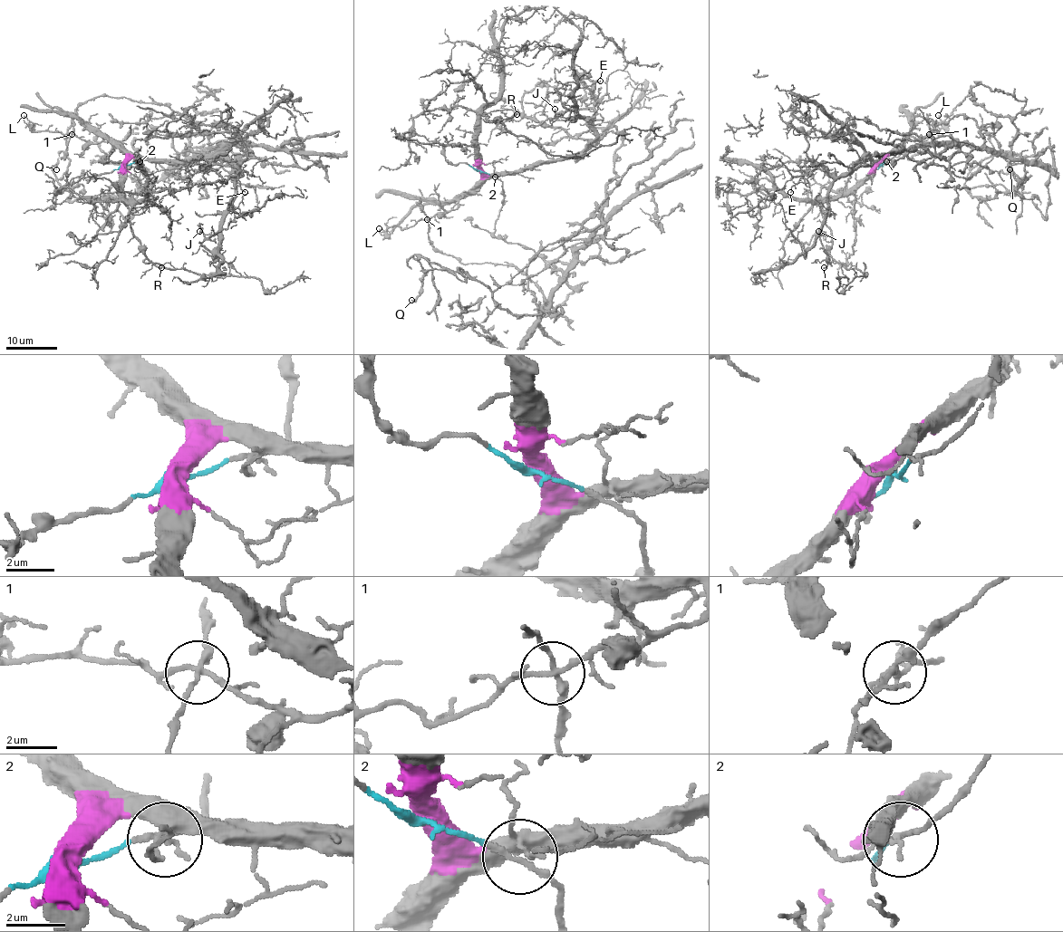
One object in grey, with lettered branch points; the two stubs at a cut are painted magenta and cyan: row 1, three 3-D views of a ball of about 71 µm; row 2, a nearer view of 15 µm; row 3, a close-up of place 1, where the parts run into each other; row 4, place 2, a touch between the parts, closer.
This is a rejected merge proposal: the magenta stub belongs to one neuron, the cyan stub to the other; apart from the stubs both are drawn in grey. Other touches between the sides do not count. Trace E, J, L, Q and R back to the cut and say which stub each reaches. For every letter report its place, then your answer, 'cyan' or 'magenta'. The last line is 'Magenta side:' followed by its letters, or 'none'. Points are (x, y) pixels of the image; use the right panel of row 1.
E: (790, 192) | magenta
J: (818, 231) | magenta
L: (938, 115) | magenta
Q: (1009, 169) | cyan
R: (824, 267) | magenta
Magenta side: E, J, L, R

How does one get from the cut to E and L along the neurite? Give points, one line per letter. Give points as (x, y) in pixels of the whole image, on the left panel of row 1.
E: (123, 163), (132, 158), (177, 160), (226, 158), (240, 173), (237, 176), (240, 168), (237, 179), (245, 192)
L: (123, 163), (124, 154), (108, 137), (99, 142), (71, 133), (33, 132), (24, 115)

